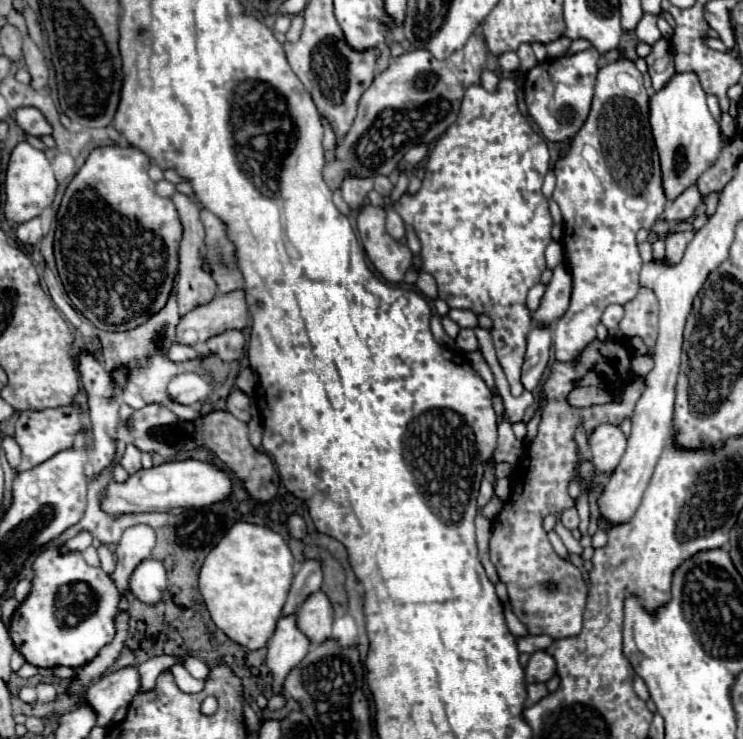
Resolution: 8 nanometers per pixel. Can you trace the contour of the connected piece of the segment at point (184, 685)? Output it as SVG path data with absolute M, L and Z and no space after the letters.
M181 665L171 667L171 671L173 671L173 675L175 675L175 681L177 681L179 689L185 691L185 693L199 693L199 691L203 689L203 685L205 685L205 681L195 679L195 677L193 677L185 667L181 667Z

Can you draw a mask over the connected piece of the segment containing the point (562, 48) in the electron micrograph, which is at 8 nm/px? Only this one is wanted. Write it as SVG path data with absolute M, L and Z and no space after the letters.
M561 37L561 39L553 41L553 43L547 43L547 45L545 45L545 49L547 49L547 59L561 57L561 55L569 49L569 45L571 45L571 39L569 39L569 37Z

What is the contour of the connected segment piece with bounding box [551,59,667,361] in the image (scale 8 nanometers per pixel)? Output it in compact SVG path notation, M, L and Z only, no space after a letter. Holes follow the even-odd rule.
M617 59L599 69L591 113L581 131L573 137L569 151L557 159L553 171L557 177L553 199L557 201L563 213L563 237L559 243L563 245L565 263L571 271L573 291L569 309L559 321L551 325L552 341L554 356L559 361L573 361L579 355L579 351L595 339L595 327L601 321L601 313L605 311L605 307L611 303L623 305L637 295L639 271L643 261L637 251L635 235L639 229L651 229L661 217L667 203L667 197L661 187L659 155L649 127L649 95L643 87L641 73L631 59ZM585 147L593 147L599 159L587 161Z

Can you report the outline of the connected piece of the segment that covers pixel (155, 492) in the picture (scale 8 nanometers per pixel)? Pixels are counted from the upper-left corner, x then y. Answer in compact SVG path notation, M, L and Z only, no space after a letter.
M185 459L185 461L171 461L159 467L141 469L139 473L131 475L125 483L111 483L105 491L103 511L117 517L123 513L173 513L177 509L191 509L191 507L209 507L213 503L229 499L233 491L233 481L229 473L219 469L213 463Z

